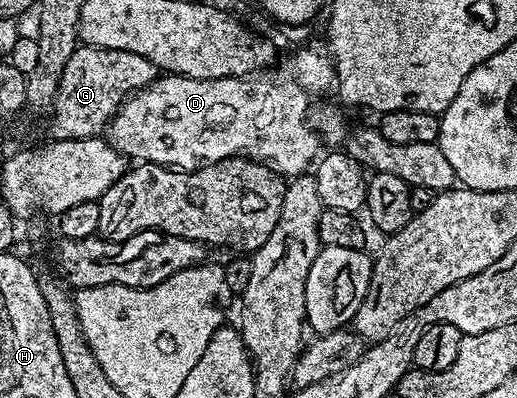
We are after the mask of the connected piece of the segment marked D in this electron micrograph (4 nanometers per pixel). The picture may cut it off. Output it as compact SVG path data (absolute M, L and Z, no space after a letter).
M323 46L320 47L300 47L289 59L281 58L271 69L255 75L191 79L188 75L161 74L149 87L129 95L117 109L106 128L108 144L129 160L156 163L169 169L195 169L206 163L228 159L231 155L242 155L265 163L285 177L305 174L321 154L322 140L310 122L308 91L304 87L317 87L324 91L334 83L332 56Z

